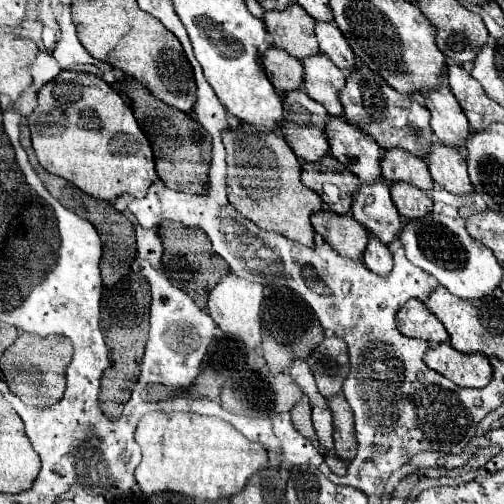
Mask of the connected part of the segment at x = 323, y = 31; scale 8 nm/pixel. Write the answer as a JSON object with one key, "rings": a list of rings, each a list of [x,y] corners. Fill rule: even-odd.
{"rings":[[[315,22],[315,36],[319,42],[319,50],[341,70],[355,68],[355,54],[351,52],[345,36],[339,32],[335,22]]]}

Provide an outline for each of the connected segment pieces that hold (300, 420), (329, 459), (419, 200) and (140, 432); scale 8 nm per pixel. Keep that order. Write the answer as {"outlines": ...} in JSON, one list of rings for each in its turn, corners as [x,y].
{"outlines":[[[[303,396],[295,408],[291,410],[291,420],[293,420],[293,426],[305,436],[309,438],[313,444],[319,446],[317,442],[317,436],[315,436],[315,430],[313,430],[313,424],[311,424],[311,406],[309,406],[309,398]]],[[[325,452],[325,462],[327,462],[327,466],[337,474],[337,476],[343,476],[345,474],[345,470],[347,470],[347,466],[345,466],[345,462],[341,460],[341,458],[337,458],[335,454],[329,454],[329,452]]],[[[393,182],[391,184],[393,202],[403,218],[421,218],[425,212],[431,212],[433,200],[427,196],[425,190],[413,186],[411,182]]],[[[149,412],[135,430],[143,458],[135,468],[135,480],[145,494],[179,492],[199,500],[231,498],[247,480],[267,464],[267,450],[247,440],[229,422],[193,412]]]]}

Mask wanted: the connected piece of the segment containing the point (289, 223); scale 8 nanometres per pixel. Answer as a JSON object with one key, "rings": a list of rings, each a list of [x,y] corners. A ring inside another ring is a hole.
{"rings":[[[247,122],[239,128],[223,132],[223,144],[227,150],[227,196],[229,202],[249,220],[259,224],[263,230],[277,230],[289,240],[313,246],[313,226],[309,214],[321,210],[321,198],[305,188],[299,180],[301,164],[285,142],[283,136],[273,132],[257,132]]]}

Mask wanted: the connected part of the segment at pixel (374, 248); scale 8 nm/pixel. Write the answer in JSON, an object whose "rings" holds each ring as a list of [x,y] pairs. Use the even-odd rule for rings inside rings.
{"rings":[[[369,232],[369,242],[367,248],[363,252],[363,262],[369,270],[377,272],[377,274],[387,274],[393,268],[393,256],[389,252],[389,246],[383,244],[375,234]]]}

